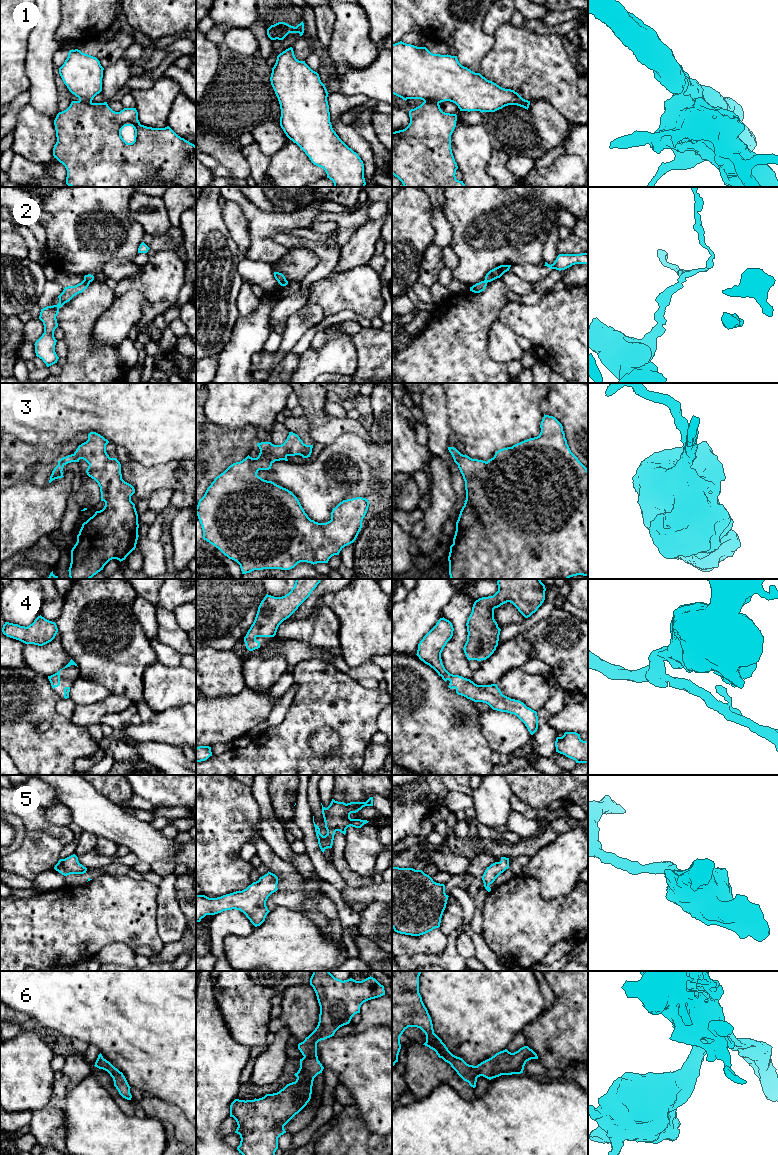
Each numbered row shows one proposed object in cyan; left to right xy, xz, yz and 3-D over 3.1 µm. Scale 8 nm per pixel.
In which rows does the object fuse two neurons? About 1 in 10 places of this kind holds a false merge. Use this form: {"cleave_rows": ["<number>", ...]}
{"cleave_rows": ["1", "2"]}

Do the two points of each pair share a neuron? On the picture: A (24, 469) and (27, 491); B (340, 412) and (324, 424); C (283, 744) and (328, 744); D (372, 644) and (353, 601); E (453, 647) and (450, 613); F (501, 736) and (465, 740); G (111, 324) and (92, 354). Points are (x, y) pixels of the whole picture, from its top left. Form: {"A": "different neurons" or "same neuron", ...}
{"A": "different neurons", "B": "different neurons", "C": "different neurons", "D": "same neuron", "E": "same neuron", "F": "different neurons", "G": "different neurons"}

